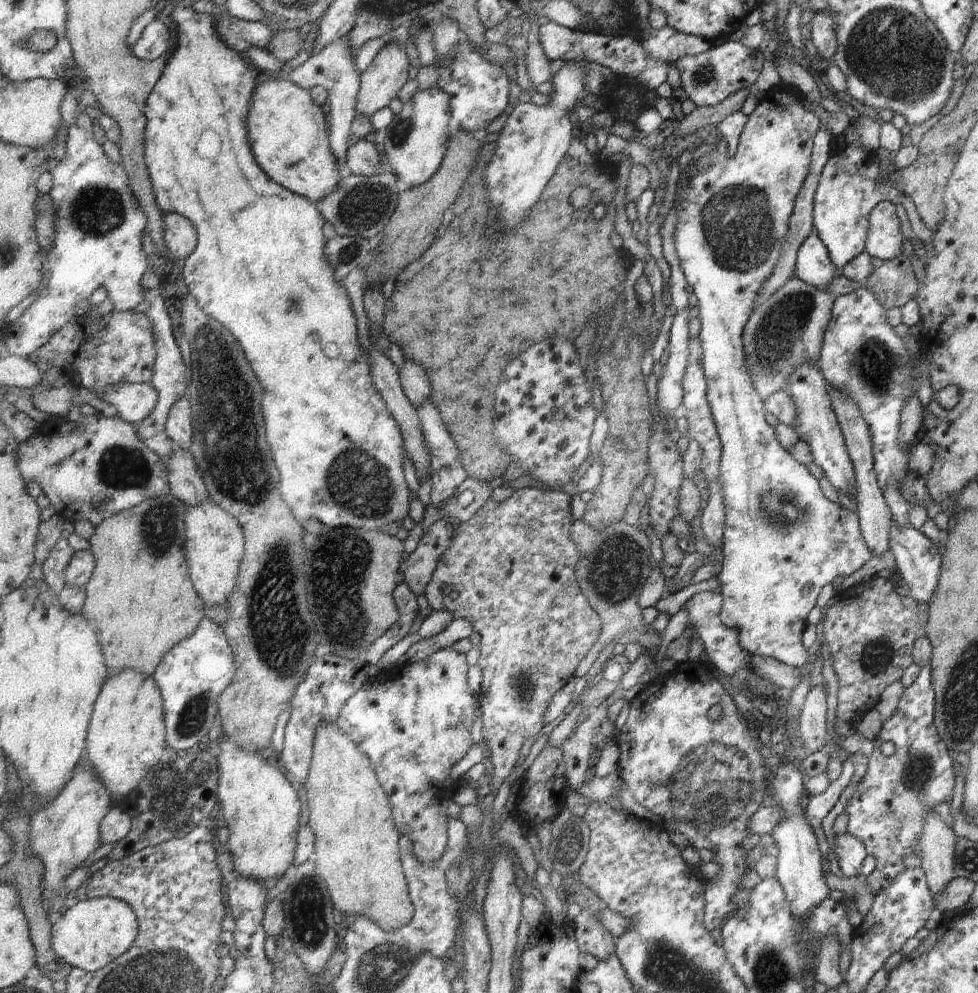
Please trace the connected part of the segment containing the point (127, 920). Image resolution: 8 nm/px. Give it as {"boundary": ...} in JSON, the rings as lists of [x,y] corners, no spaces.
{"boundary":[[[116,897],[88,898],[62,912],[53,922],[53,945],[61,962],[91,973],[124,956],[141,936],[137,910],[129,902]]]}

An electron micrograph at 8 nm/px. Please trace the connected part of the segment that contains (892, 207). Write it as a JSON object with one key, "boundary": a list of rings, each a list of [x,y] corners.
{"boundary":[[[888,201],[879,202],[870,213],[869,233],[865,251],[874,258],[891,261],[904,254],[902,229],[896,215],[896,205]]]}

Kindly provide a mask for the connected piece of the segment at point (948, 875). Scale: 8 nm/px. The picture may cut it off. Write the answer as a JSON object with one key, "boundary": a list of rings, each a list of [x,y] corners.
{"boundary":[[[936,812],[929,813],[922,825],[920,841],[921,869],[932,896],[940,897],[954,876],[955,832]]]}

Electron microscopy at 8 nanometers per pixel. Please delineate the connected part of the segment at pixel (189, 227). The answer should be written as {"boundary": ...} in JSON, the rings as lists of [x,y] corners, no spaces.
{"boundary":[[[168,213],[165,218],[165,239],[170,257],[190,258],[200,242],[197,226],[182,214]]]}

